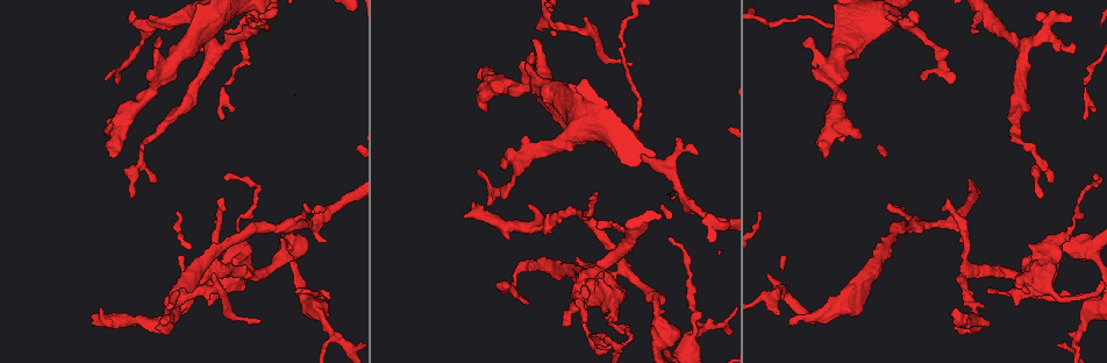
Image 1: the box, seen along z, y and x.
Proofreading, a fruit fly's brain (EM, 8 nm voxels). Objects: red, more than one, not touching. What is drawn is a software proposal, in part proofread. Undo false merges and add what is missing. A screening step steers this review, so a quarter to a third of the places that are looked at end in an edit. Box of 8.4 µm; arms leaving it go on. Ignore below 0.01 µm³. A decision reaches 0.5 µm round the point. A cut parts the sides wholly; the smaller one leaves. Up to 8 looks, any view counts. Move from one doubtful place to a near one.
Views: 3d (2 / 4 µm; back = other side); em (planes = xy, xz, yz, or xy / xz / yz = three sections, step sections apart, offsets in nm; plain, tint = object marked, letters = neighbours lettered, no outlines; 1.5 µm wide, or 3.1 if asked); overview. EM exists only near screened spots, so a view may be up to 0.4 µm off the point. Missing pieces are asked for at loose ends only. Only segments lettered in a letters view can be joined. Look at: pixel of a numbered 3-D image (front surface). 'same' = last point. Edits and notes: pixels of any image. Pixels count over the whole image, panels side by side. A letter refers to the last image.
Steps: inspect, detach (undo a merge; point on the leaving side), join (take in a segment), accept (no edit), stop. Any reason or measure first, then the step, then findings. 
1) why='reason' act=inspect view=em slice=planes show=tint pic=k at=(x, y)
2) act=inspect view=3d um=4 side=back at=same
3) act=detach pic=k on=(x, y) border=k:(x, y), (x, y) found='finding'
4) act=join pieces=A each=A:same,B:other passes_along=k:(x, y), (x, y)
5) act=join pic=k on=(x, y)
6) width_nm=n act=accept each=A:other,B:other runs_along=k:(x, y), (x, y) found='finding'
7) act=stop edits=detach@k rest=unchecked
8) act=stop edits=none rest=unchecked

why='an open end' act=inspect view=em slice=xy step=8 show=letters pic=1 at=(535, 39)

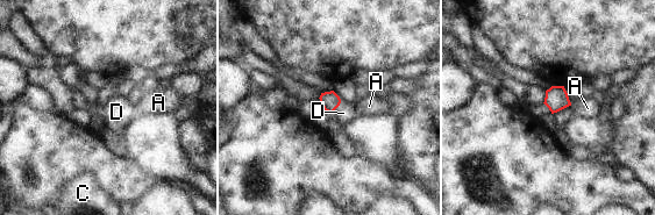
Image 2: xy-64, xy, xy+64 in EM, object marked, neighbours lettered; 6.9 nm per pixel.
act=join pic=2 on=(346, 112) each=A:other,C:other,D:same passes_along=2:(329, 100), (336, 107), (346, 112) found='it goes on there'

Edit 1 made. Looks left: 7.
why='abrupt turn' act=inspect view=em slice=yz step=4 show=letters pic=1 at=(638, 131)

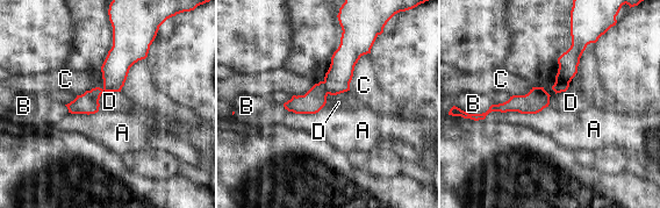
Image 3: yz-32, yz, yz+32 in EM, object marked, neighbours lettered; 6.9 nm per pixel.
width_nm=140 act=accept each=A:other,B:other,C:other,D:other border=3:(120, 91), (105, 91), (98, 109) found='continuous, no second neuron'

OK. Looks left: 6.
act=inspect view=em slice=xz step=8 show=letters pic=1 at=(224, 177)

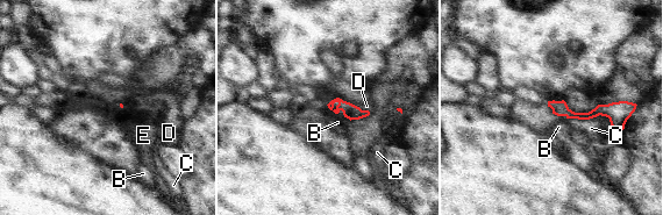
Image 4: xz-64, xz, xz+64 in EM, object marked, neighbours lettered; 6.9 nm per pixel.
act=accept each=B:other,C:other,D:other,E:other found='none of them fits'

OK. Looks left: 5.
act=stop edits=join@2 rest=unchecked

